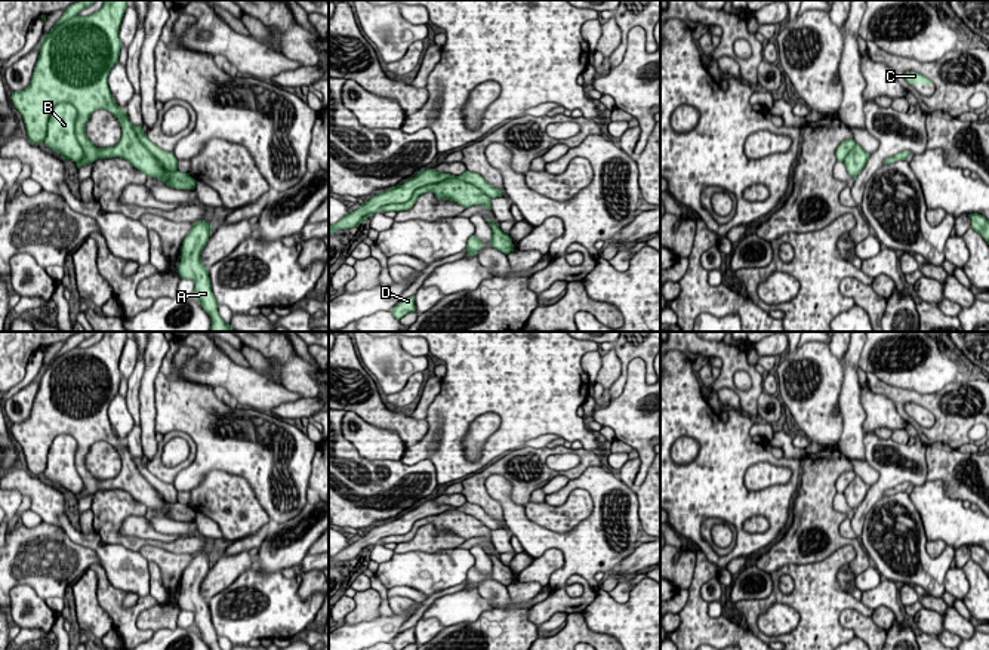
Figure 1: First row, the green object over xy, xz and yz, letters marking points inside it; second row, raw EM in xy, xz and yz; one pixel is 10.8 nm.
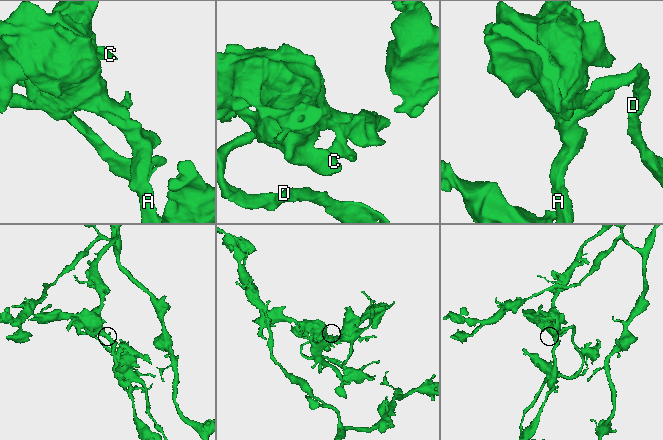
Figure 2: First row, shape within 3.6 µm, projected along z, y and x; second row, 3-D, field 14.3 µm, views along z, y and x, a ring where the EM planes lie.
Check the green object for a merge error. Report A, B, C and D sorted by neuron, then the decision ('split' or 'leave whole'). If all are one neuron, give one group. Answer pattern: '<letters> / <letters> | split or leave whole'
A C / B D | split

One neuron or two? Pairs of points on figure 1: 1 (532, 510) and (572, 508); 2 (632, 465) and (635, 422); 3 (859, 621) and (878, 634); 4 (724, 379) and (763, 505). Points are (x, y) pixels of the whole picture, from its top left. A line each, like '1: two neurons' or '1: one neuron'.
1: one neuron
2: two neurons
3: one neuron
4: two neurons

